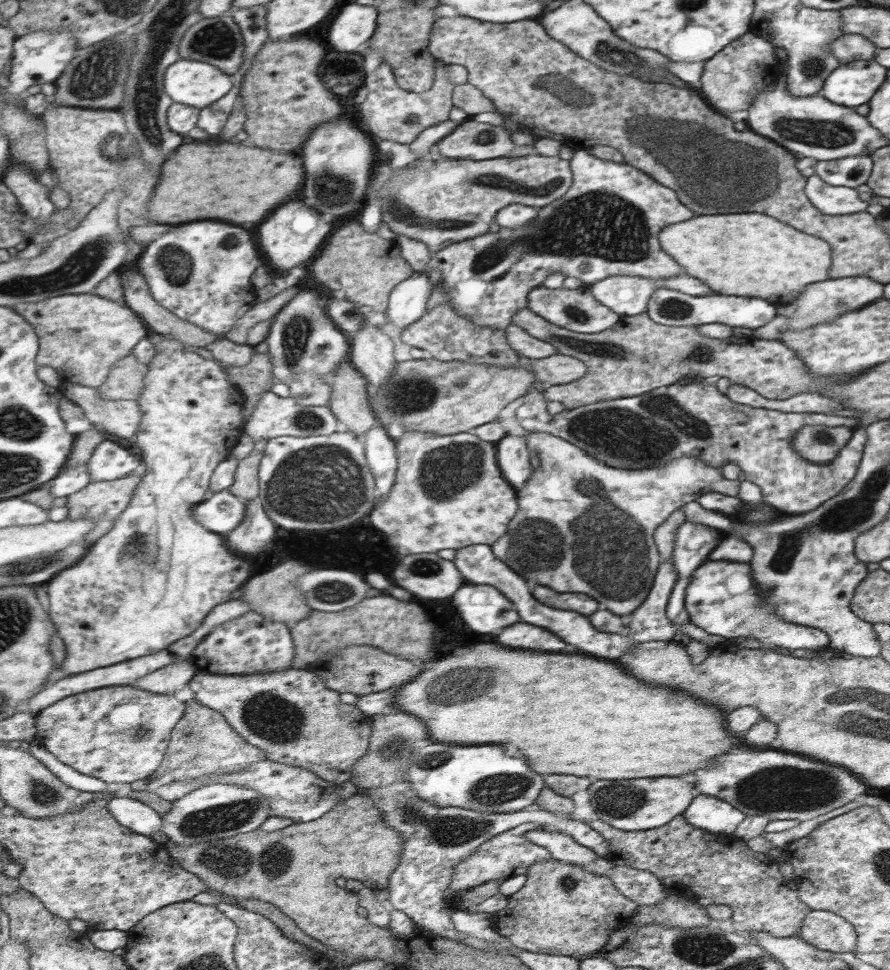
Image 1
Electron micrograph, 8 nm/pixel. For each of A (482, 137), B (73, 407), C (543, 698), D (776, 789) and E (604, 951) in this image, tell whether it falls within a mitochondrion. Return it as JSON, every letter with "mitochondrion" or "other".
{"A":"mitochondrion","B":"other","C":"other","D":"mitochondrion","E":"other"}

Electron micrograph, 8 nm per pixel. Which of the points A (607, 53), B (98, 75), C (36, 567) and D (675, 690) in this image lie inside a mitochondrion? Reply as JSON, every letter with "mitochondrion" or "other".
{"A":"mitochondrion","B":"mitochondrion","C":"mitochondrion","D":"other"}

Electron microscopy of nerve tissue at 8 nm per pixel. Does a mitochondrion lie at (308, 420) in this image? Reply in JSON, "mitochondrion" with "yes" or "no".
{"mitochondrion":"yes"}

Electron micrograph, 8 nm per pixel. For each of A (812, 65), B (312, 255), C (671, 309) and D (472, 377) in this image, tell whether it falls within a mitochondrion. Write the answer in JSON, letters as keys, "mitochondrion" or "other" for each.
{"A":"mitochondrion","B":"other","C":"mitochondrion","D":"other"}

